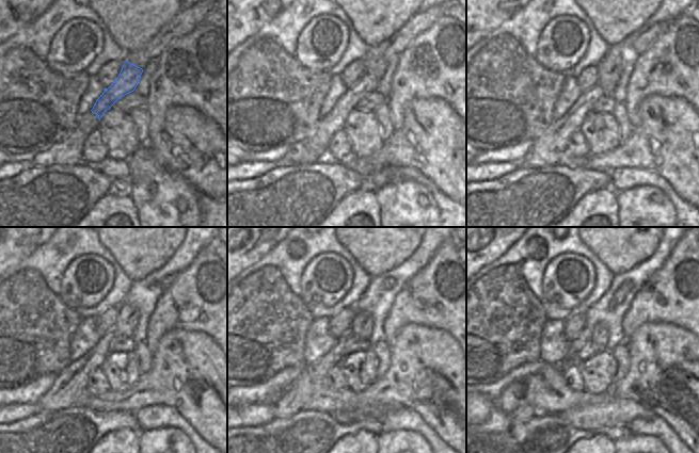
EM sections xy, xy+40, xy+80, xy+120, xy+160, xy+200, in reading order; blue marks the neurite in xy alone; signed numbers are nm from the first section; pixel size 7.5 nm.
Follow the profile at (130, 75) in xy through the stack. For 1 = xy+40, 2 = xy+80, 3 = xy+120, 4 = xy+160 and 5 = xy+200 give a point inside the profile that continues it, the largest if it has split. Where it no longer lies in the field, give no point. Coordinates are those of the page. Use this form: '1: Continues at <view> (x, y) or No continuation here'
1: Continues at xy+40 (313, 148)
2: Continues at xy+80 (550, 148)
3: Continues at xy+120 (66, 389)
4: Continues at xy+160 (295, 398)
5: Continues at xy+200 (526, 411).

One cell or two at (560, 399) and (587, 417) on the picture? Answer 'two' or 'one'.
two

